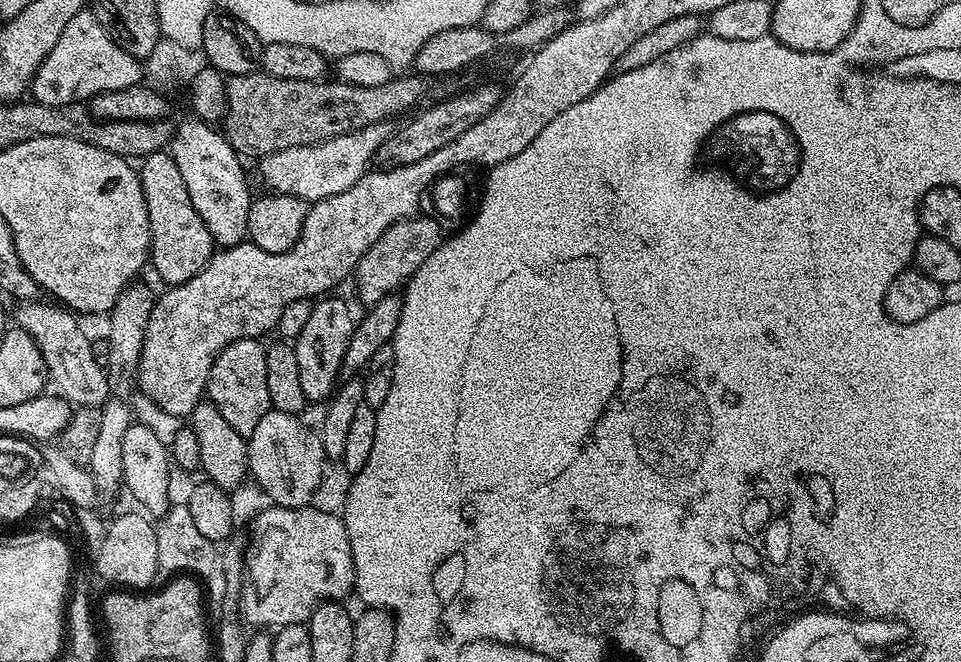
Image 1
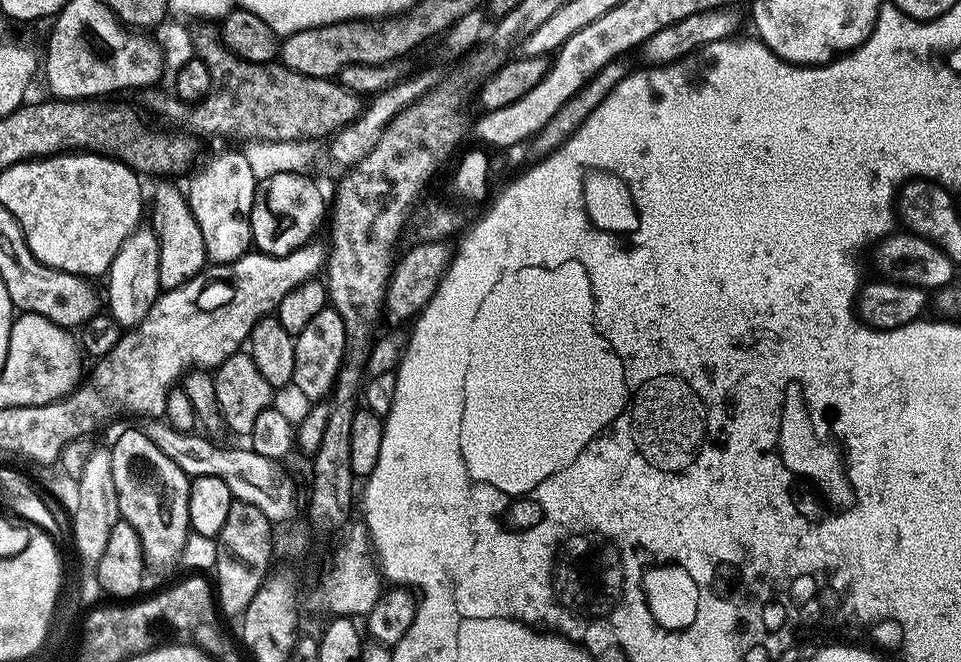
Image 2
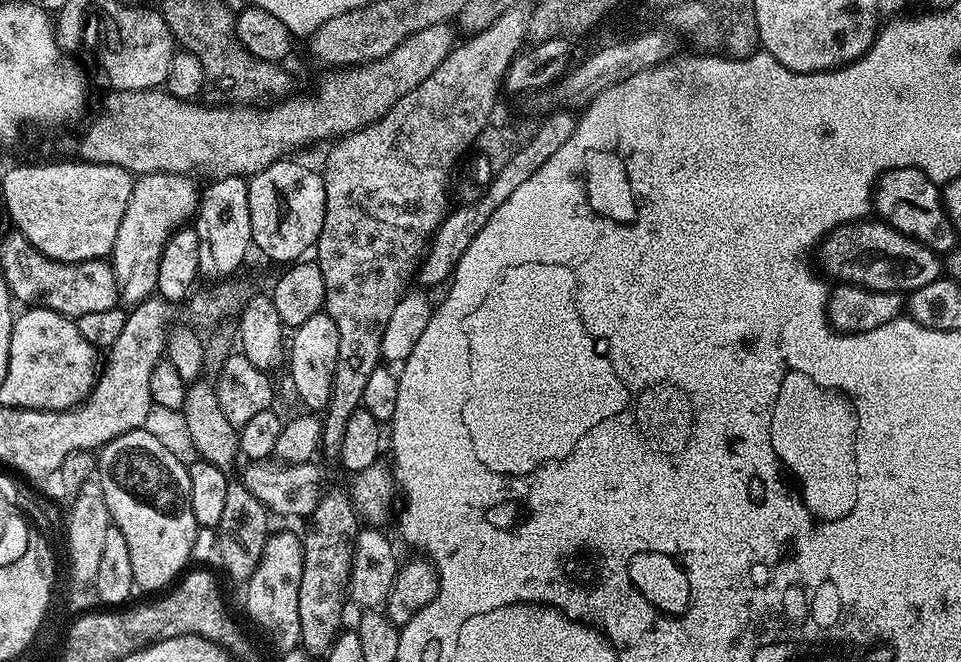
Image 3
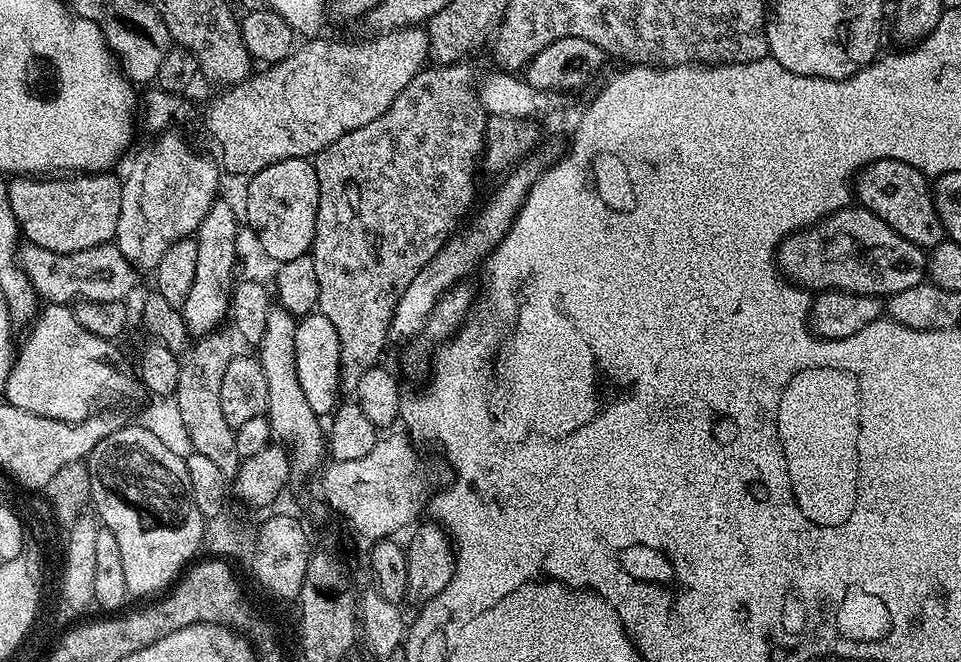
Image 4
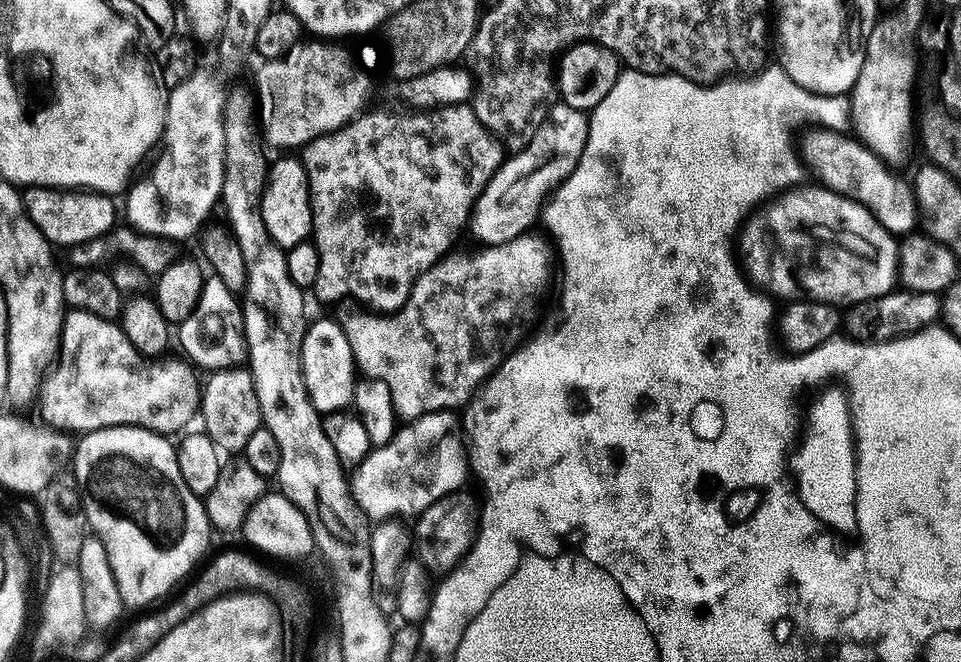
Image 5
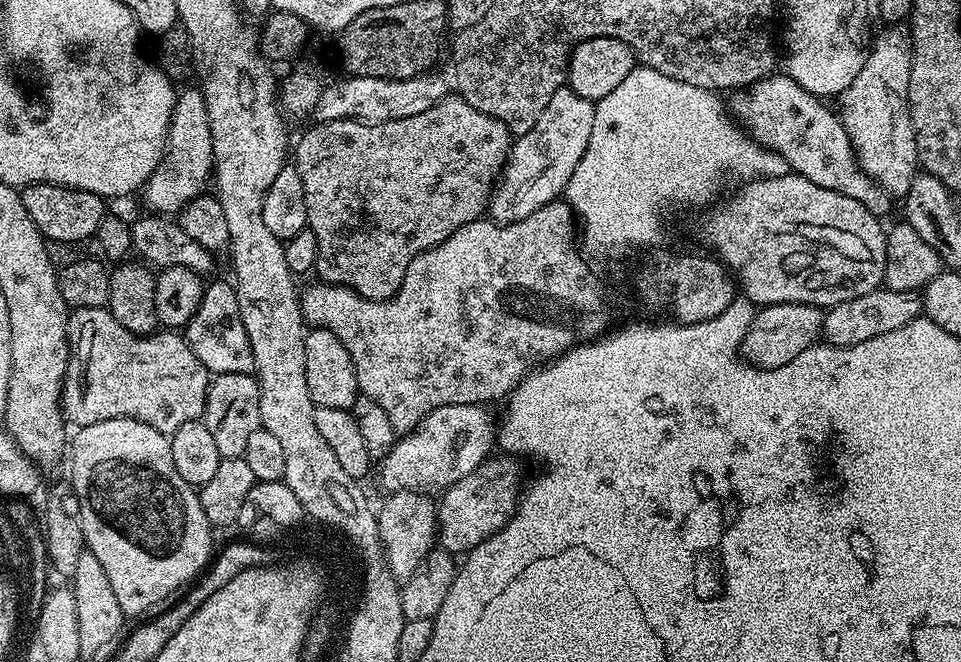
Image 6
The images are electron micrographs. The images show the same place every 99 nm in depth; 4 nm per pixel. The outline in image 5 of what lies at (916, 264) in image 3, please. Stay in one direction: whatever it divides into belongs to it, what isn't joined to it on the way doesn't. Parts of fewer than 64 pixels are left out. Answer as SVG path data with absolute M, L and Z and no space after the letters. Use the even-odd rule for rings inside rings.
M798 186L778 196L768 206L770 208L757 211L739 233L738 252L751 283L773 297L781 296L784 302L817 300L837 306L861 304L893 291L900 271L897 237L887 232L878 218L858 202L823 186L808 187Z

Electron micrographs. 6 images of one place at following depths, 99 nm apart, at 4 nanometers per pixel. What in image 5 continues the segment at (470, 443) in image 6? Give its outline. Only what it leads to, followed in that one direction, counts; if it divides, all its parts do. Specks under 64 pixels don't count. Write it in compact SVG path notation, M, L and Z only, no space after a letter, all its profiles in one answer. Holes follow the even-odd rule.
M453 411L428 412L420 415L418 419L407 421L397 429L390 442L373 447L368 456L351 471L349 488L352 497L372 522L391 521L401 518L400 516L417 517L442 497L457 493L464 488L462 486L470 476L470 465L467 449L463 444L460 422Z

